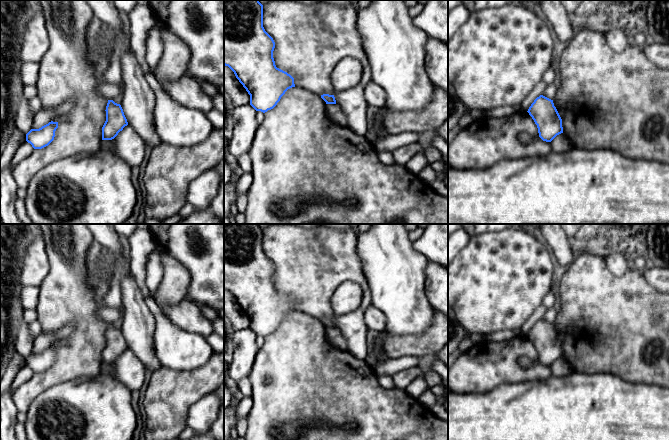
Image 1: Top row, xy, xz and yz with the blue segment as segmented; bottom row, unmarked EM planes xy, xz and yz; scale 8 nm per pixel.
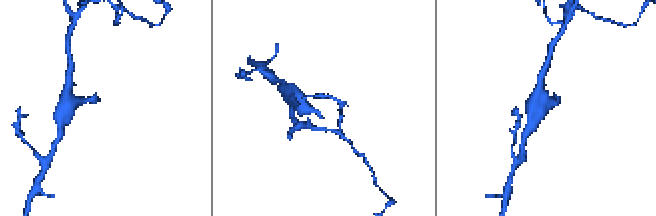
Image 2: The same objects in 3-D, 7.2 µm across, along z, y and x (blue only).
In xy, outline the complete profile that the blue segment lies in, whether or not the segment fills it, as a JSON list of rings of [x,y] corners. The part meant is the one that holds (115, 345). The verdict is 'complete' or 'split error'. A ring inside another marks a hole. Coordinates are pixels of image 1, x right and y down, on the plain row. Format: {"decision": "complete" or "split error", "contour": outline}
{"decision": "complete", "contour": [[[108,324],[106,330],[106,345],[102,351],[102,364],[114,363],[128,349],[120,328]]]}

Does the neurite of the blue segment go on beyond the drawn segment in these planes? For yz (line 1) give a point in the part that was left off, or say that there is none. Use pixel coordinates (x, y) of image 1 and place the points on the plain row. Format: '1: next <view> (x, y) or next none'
1: next none

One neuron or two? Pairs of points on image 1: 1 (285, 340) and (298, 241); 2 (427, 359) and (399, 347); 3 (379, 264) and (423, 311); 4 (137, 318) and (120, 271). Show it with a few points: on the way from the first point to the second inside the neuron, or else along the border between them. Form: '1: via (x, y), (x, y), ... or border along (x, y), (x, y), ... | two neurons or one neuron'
1: border along (295, 309), (317, 319) | two neurons
2: border along (436, 352), (420, 356) | two neurons
3: via (391, 276), (411, 299) | one neuron
4: border along (129, 271), (121, 281), (122, 302) | two neurons

